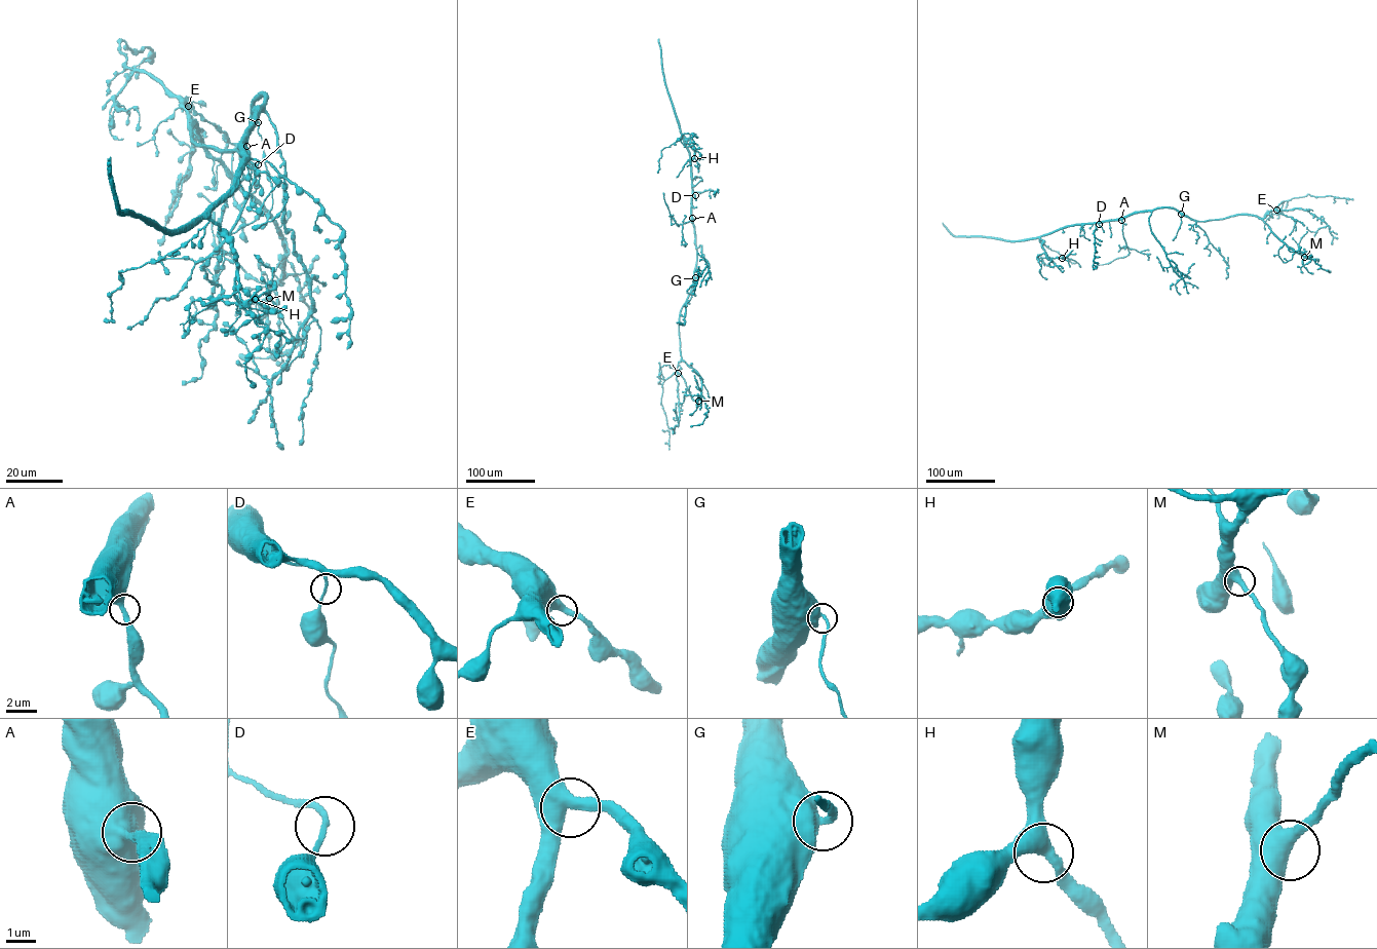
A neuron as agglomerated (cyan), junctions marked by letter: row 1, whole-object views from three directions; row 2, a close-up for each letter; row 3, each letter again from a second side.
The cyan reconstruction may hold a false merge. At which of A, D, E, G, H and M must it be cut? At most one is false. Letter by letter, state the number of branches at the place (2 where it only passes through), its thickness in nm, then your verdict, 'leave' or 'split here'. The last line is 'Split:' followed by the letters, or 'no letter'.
A: 2 | 400 nm | leave
D: 2 | 160 nm | leave
E: 2 | 480 nm | leave
G: 2 | 440 nm | leave
H: 2 | 500 nm | leave
M: 2 | 500 nm | leave
Split: no letter

